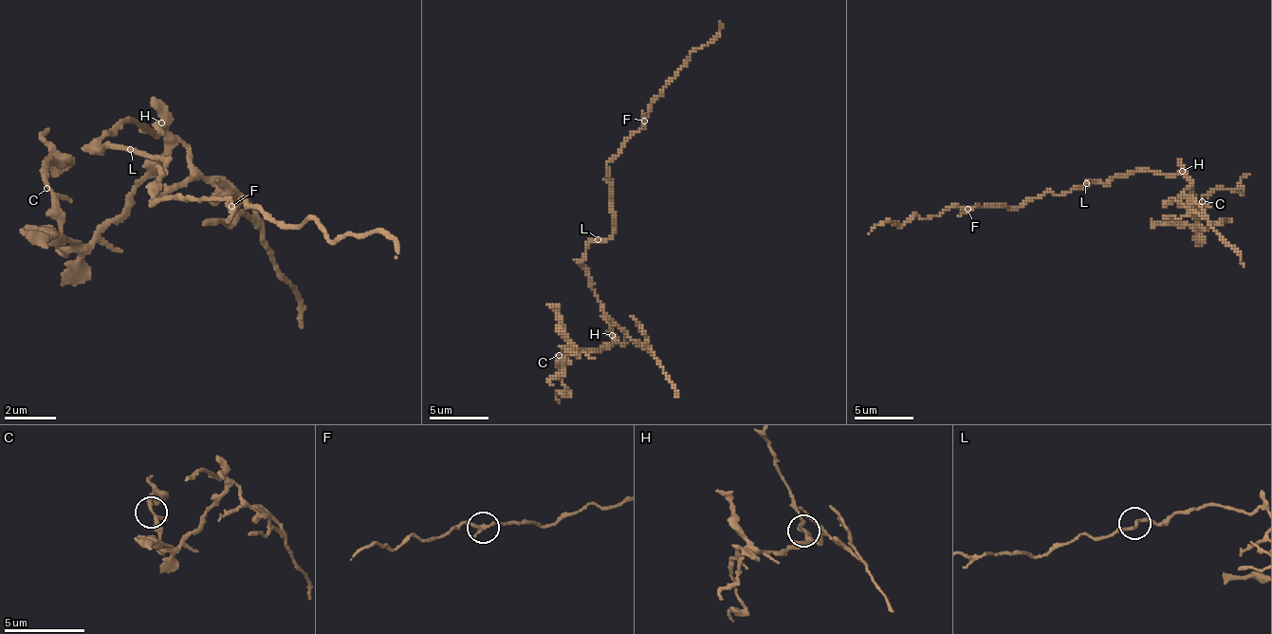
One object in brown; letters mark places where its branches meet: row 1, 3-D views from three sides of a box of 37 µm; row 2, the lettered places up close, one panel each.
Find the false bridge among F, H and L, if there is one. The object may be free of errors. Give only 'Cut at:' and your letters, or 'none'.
Cut at: H

